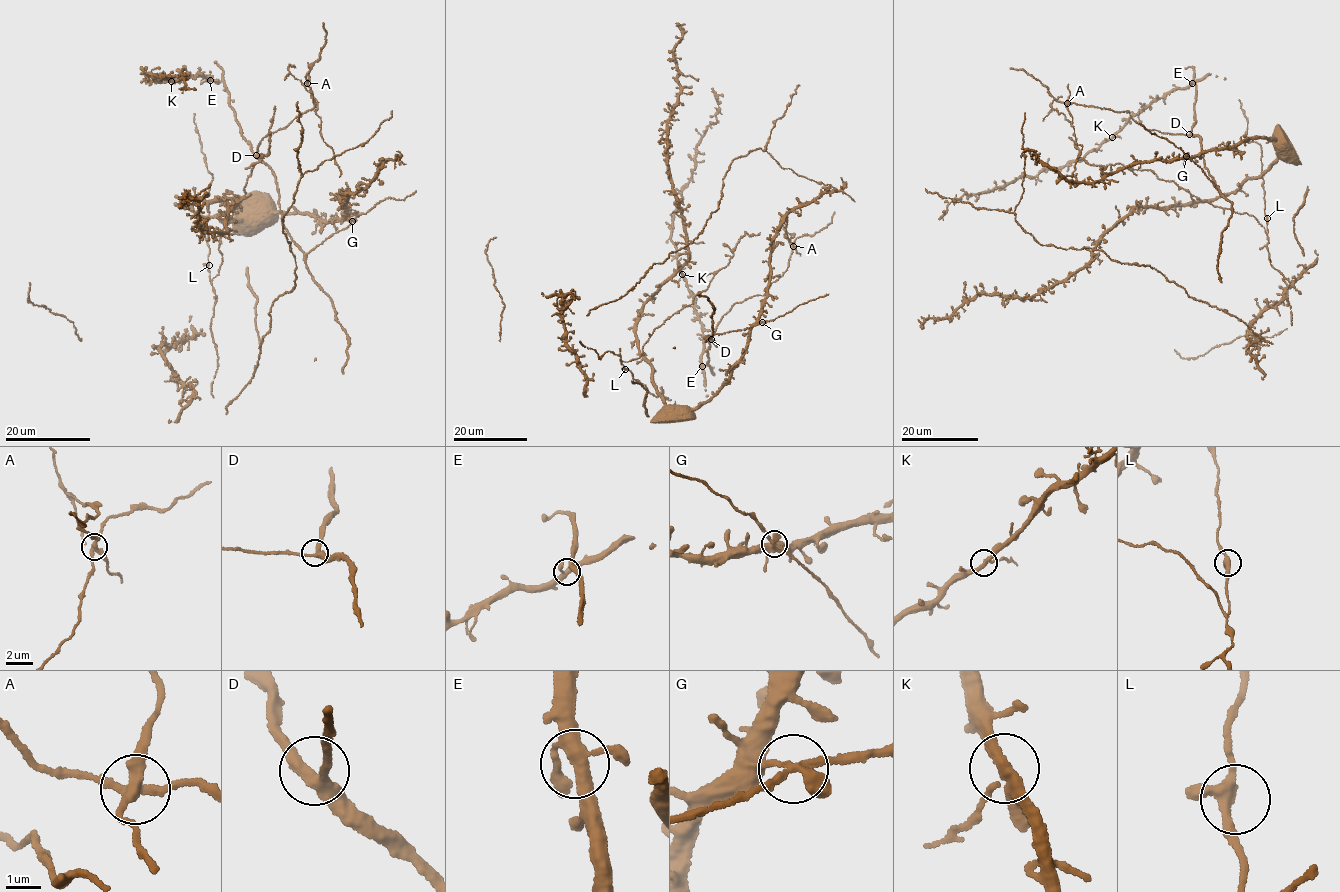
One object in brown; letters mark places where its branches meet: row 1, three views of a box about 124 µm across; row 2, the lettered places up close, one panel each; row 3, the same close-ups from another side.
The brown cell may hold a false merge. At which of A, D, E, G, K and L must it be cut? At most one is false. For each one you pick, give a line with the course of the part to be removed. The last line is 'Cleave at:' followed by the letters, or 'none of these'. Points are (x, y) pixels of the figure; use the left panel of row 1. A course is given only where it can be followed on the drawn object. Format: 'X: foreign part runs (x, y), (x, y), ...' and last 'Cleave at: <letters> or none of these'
A: foreign part runs (307, 84), (317, 105), (315, 114), (320, 118), (322, 138), (332, 149), (340, 171), (339, 177)
Cleave at: A

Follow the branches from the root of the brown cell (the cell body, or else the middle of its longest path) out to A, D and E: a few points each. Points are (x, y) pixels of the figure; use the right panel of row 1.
A: (1285, 140), (1257, 136), (1186, 157), (1217, 190), (1200, 137), (1146, 129), (1129, 112), (1067, 104)
D: (1285, 140), (1277, 132), (1274, 139), (1257, 136), (1186, 157), (1217, 190), (1205, 166), (1201, 138), (1189, 134)
E: (1285, 140), (1277, 132), (1274, 139), (1257, 136), (1186, 157), (1217, 190), (1201, 139), (1190, 133), (1192, 83)

